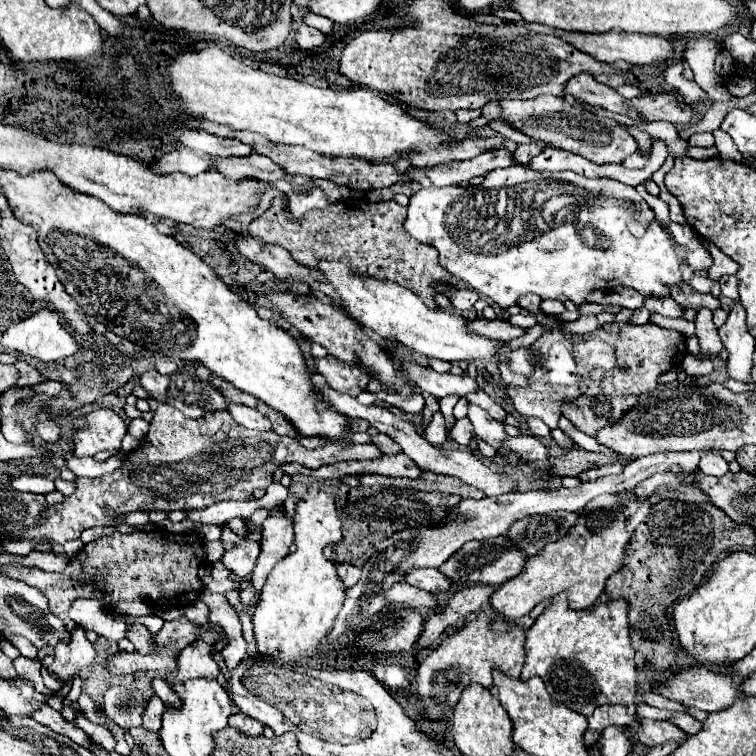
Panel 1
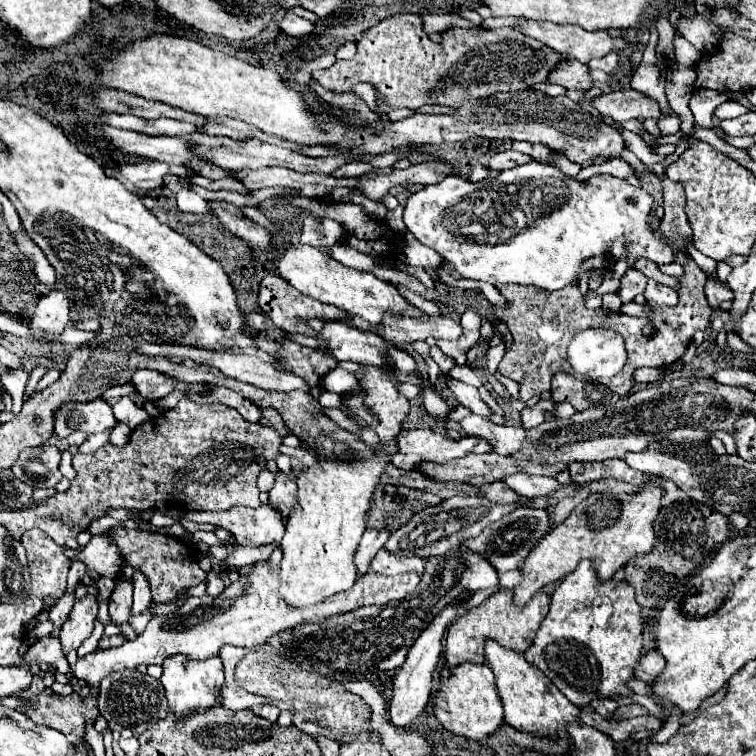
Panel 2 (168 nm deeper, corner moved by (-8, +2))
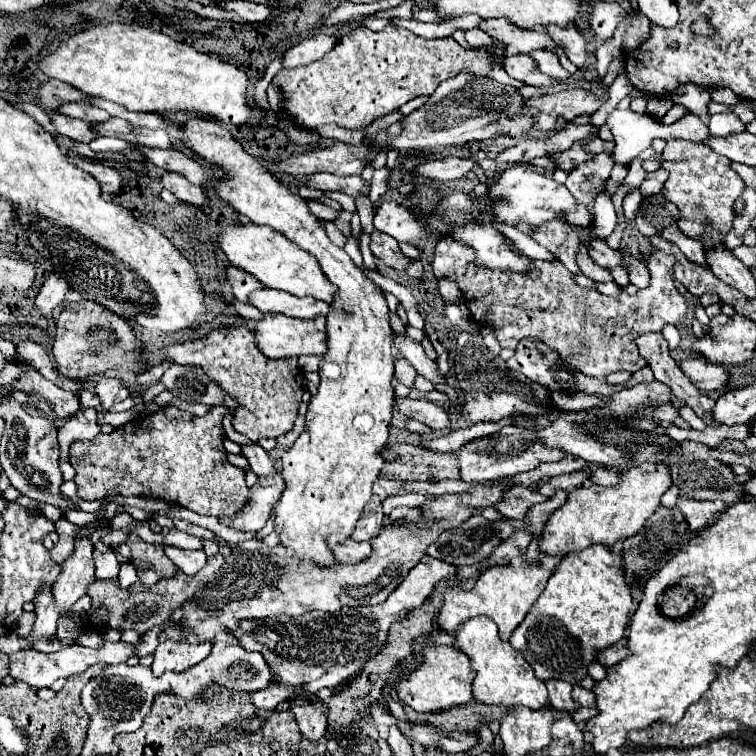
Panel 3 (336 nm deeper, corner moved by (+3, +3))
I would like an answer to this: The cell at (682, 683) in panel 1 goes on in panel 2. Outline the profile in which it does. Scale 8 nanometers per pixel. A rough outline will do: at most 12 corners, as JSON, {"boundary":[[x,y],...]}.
{"boundary":[[649,650],[637,662],[635,678],[651,684],[665,658]]}

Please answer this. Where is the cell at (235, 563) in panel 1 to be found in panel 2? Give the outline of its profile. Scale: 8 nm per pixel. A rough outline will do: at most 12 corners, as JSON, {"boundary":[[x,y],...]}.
{"boundary":[[271,504],[187,512],[227,528],[243,546],[279,542],[285,530]]}

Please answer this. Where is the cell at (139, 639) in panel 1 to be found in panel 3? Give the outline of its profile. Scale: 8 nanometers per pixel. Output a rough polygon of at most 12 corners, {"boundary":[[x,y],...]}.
{"boundary":[[102,541],[94,545],[96,579],[116,581],[120,563]]}

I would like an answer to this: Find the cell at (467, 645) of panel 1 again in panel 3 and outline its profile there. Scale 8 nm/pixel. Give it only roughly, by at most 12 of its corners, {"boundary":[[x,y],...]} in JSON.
{"boundary":[[490,567],[472,591],[446,589],[442,631],[484,615],[508,641],[542,595],[542,567]]}

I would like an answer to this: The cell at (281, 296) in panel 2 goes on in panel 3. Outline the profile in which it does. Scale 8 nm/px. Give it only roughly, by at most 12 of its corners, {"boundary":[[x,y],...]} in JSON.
{"boundary":[[228,267],[234,297],[250,303],[250,293],[264,285],[238,267]]}

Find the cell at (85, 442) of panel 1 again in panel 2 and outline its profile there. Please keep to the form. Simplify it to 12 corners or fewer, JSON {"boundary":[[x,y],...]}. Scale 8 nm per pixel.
{"boundary":[[65,402],[55,414],[55,434],[97,434],[117,424],[111,406]]}

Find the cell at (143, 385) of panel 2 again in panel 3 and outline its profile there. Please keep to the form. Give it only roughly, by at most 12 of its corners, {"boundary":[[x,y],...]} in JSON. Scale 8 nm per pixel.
{"boundary":[[104,377],[96,385],[102,407],[130,397],[120,379]]}

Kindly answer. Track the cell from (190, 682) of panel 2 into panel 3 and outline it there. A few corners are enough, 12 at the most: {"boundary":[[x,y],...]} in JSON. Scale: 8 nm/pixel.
{"boundary":[[160,637],[152,671],[186,671],[212,651],[212,643],[190,645]]}

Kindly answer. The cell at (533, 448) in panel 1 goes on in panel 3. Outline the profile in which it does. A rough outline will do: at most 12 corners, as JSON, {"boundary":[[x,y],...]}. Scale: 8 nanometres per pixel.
{"boundary":[[396,397],[396,407],[432,429],[450,427],[448,411],[432,401]]}

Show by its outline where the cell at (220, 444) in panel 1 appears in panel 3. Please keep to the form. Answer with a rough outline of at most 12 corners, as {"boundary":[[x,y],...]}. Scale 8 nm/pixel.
{"boundary":[[214,405],[164,407],[70,445],[80,499],[198,515],[248,501]]}

